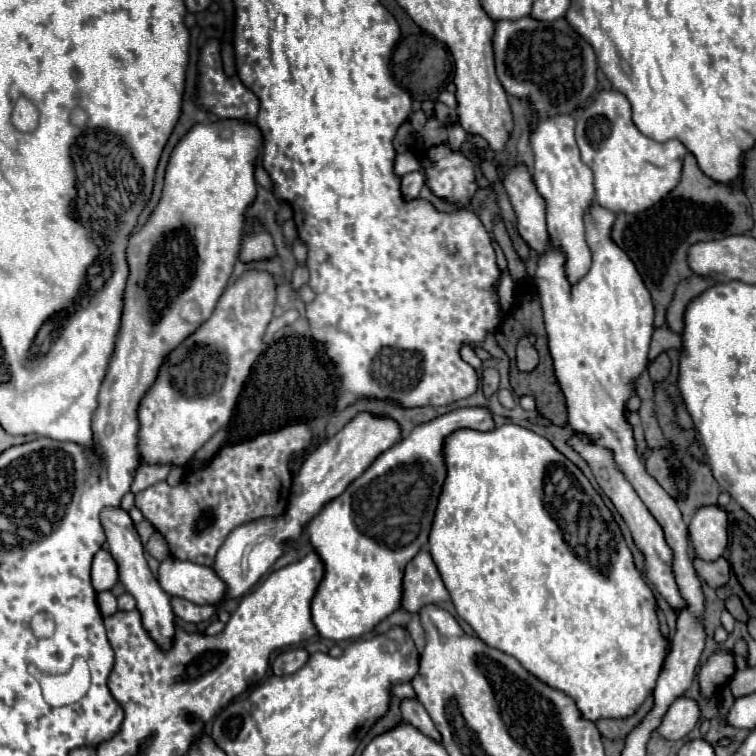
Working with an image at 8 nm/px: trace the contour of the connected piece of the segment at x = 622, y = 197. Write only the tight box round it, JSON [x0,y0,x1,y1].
[575,89,685,213]

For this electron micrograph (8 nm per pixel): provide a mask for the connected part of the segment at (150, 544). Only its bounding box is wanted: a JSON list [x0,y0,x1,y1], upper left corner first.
[145,531,169,561]

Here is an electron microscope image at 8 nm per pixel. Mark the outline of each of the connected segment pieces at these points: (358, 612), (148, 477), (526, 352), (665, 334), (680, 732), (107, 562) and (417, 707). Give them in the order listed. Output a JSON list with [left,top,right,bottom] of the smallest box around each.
[[305,407,495,641],[131,459,171,493],[517,335,539,371],[649,327,681,361],[657,697,699,741],[91,549,117,591],[401,701,441,743]]

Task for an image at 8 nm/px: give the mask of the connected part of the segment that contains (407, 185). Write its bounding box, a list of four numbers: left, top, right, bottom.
[401,171,425,199]

